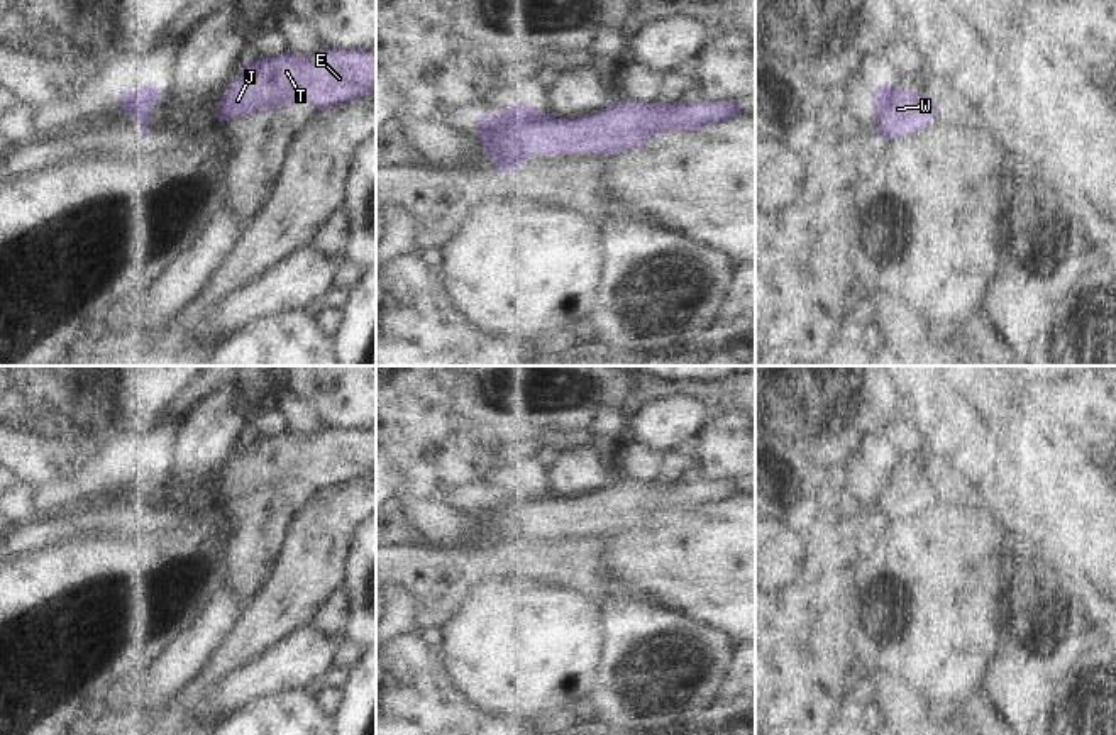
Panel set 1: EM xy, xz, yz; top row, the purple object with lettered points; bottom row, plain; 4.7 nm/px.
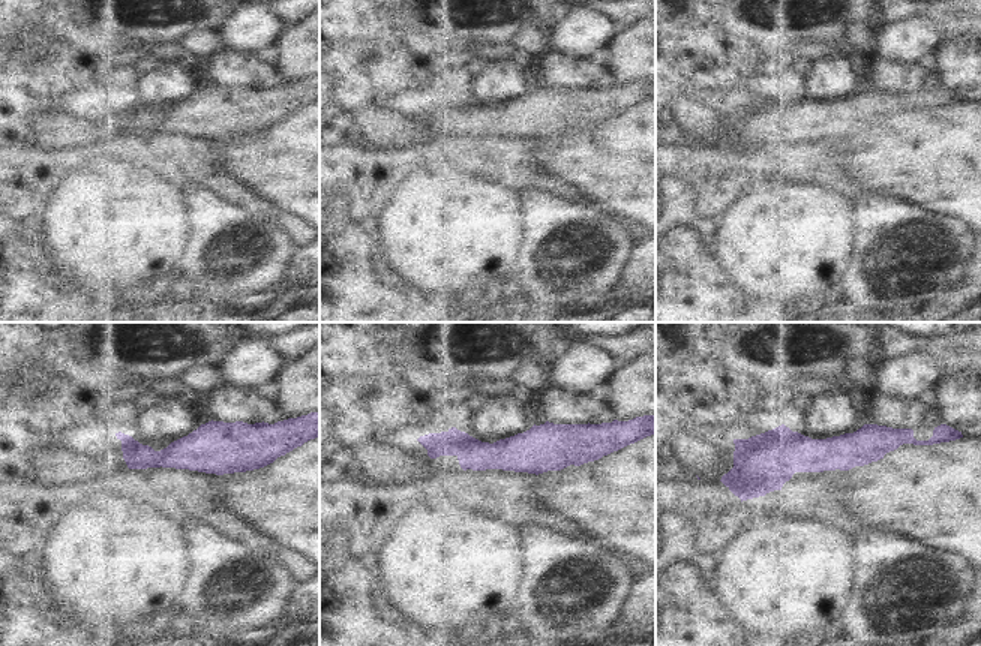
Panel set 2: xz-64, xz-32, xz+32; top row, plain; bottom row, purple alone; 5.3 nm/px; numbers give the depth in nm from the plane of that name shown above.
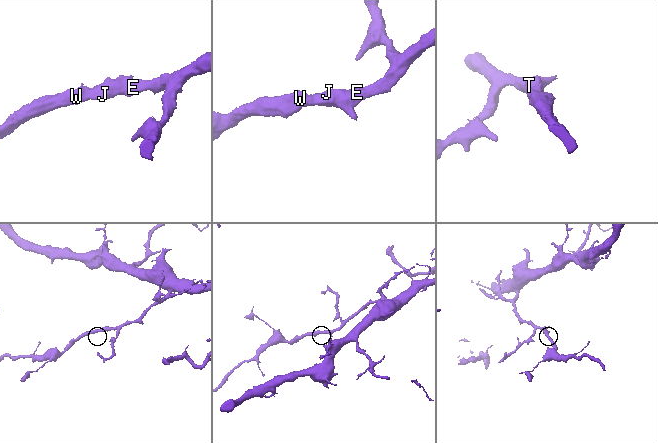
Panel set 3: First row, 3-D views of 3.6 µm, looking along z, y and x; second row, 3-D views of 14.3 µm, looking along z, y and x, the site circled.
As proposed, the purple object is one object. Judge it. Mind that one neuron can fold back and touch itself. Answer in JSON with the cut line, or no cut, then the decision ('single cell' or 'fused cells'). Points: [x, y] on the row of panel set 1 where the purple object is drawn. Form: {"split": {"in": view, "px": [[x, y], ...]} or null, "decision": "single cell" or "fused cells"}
{"split": null, "decision": "single cell"}

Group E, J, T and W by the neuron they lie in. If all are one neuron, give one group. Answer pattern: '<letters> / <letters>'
E J T W

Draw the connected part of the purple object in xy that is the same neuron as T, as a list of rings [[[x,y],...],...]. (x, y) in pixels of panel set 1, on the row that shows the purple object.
[[[325,47],[317,56],[283,52],[247,61],[217,110],[218,122],[234,120],[291,102],[308,102],[317,112],[356,102],[376,91],[376,54]]]

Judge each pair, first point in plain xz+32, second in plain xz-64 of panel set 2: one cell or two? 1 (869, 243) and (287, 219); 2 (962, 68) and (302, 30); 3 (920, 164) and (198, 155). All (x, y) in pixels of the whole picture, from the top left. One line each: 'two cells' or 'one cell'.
1: two cells
2: one cell
3: two cells

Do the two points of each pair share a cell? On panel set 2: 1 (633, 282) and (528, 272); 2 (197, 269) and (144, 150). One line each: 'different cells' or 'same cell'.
1: different cells
2: different cells

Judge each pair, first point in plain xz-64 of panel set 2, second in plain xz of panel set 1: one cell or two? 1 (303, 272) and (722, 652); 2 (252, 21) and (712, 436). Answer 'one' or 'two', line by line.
1: two
2: two

